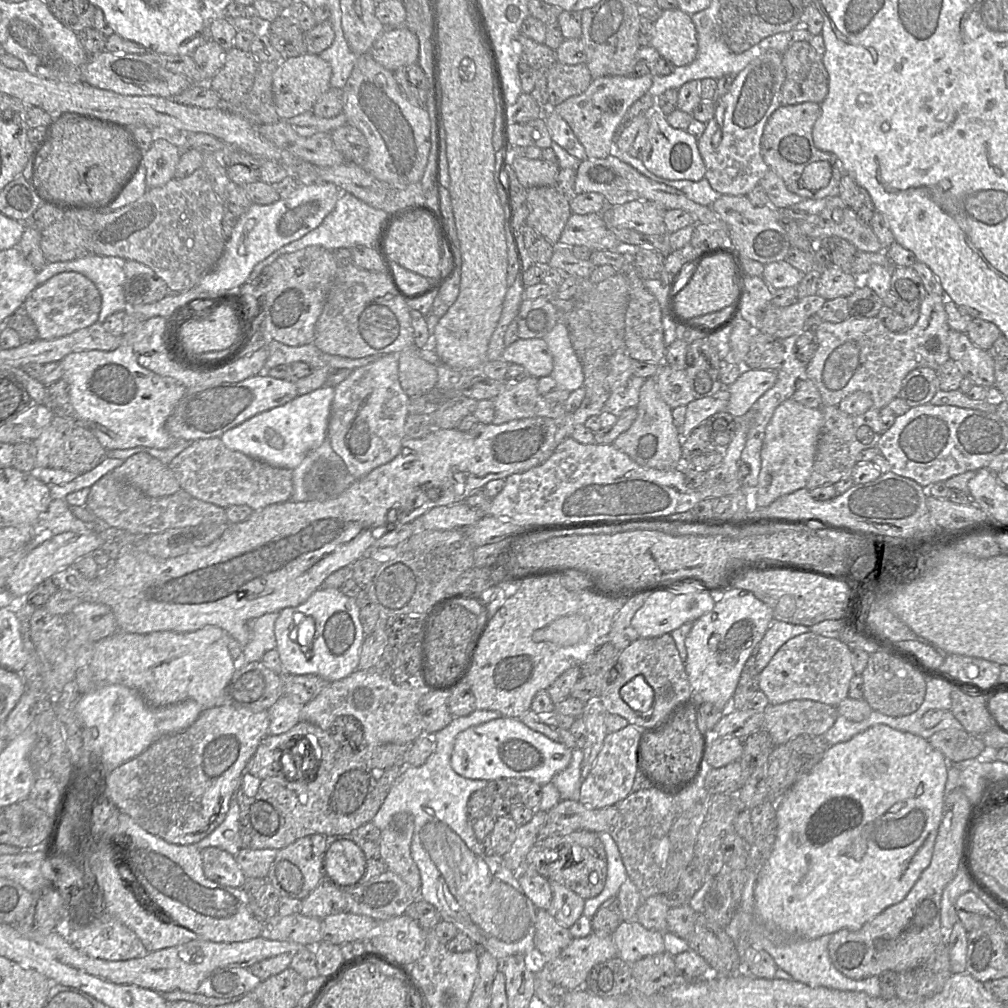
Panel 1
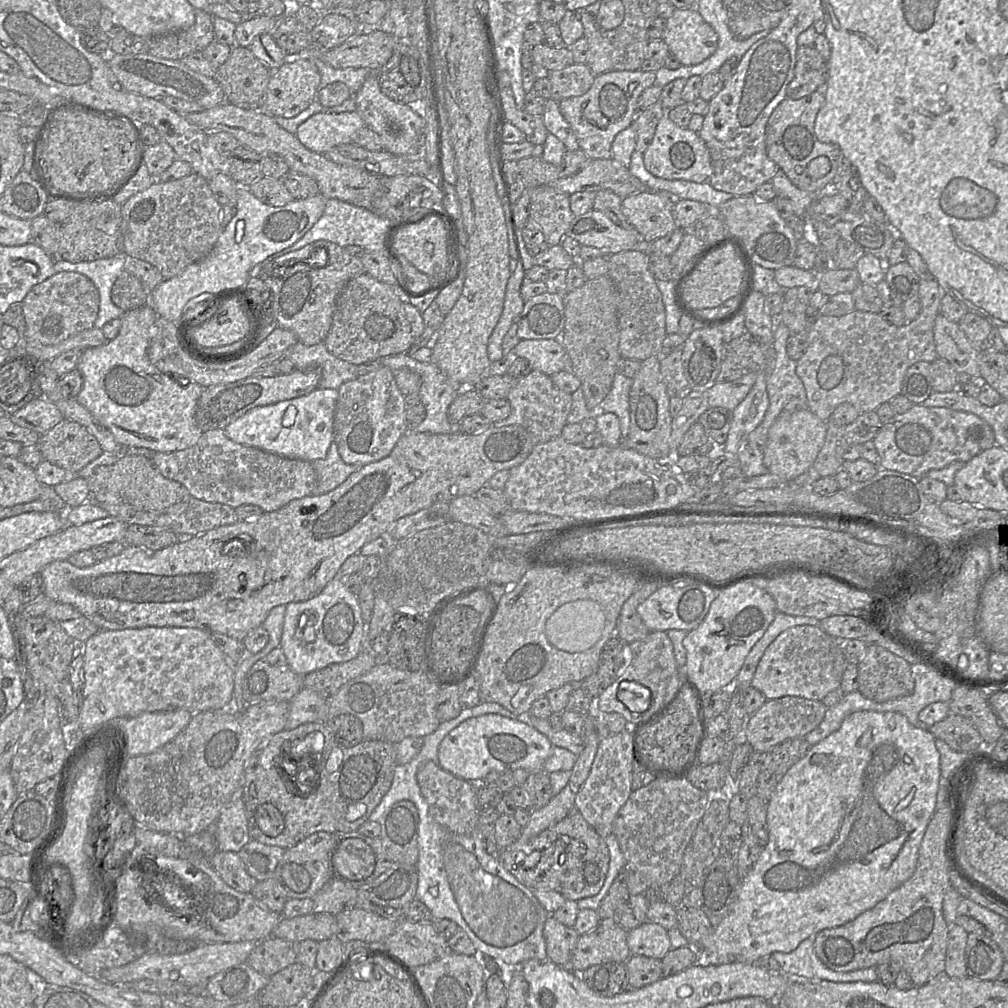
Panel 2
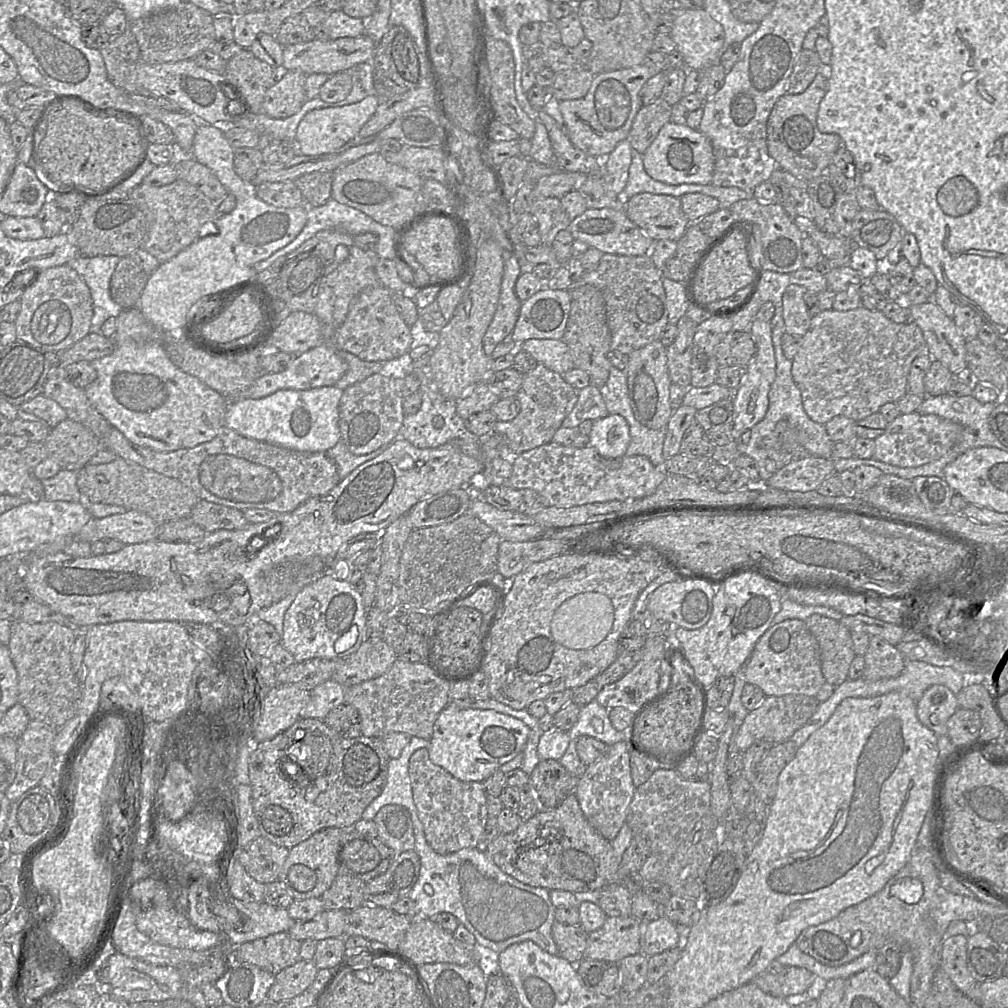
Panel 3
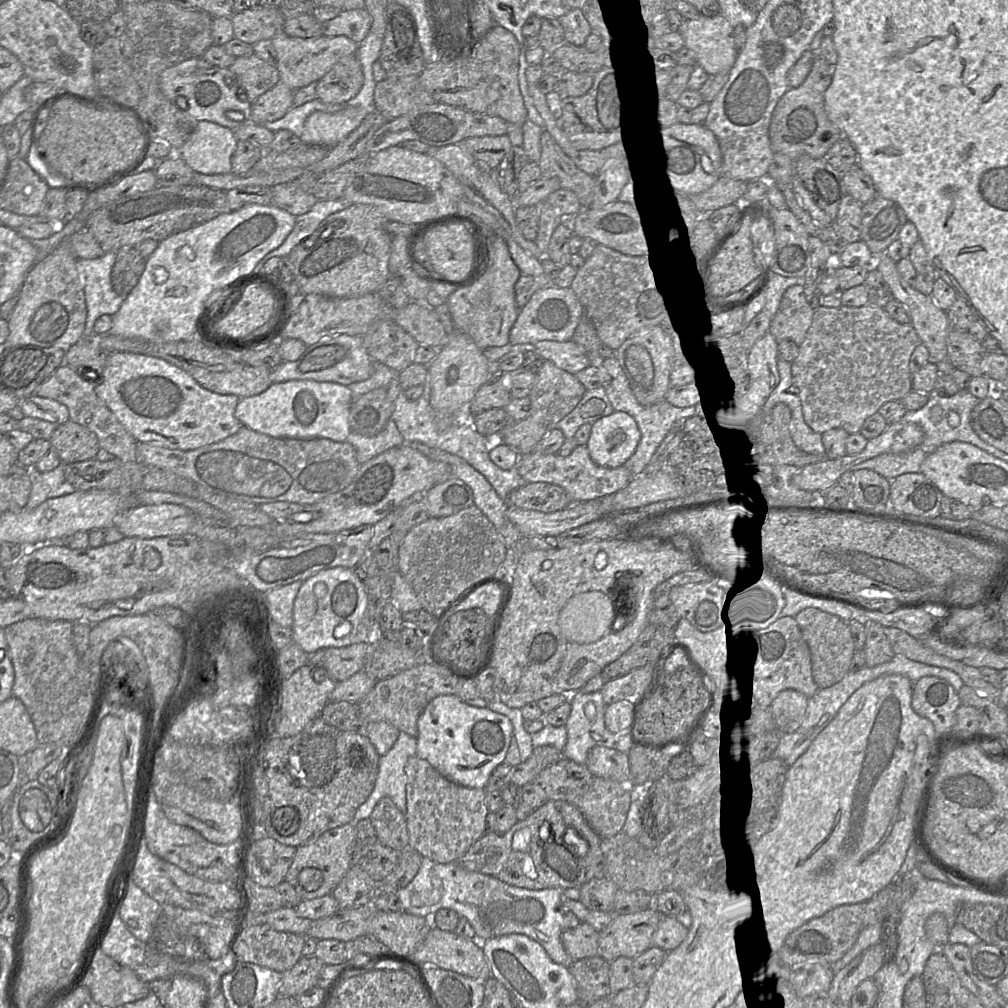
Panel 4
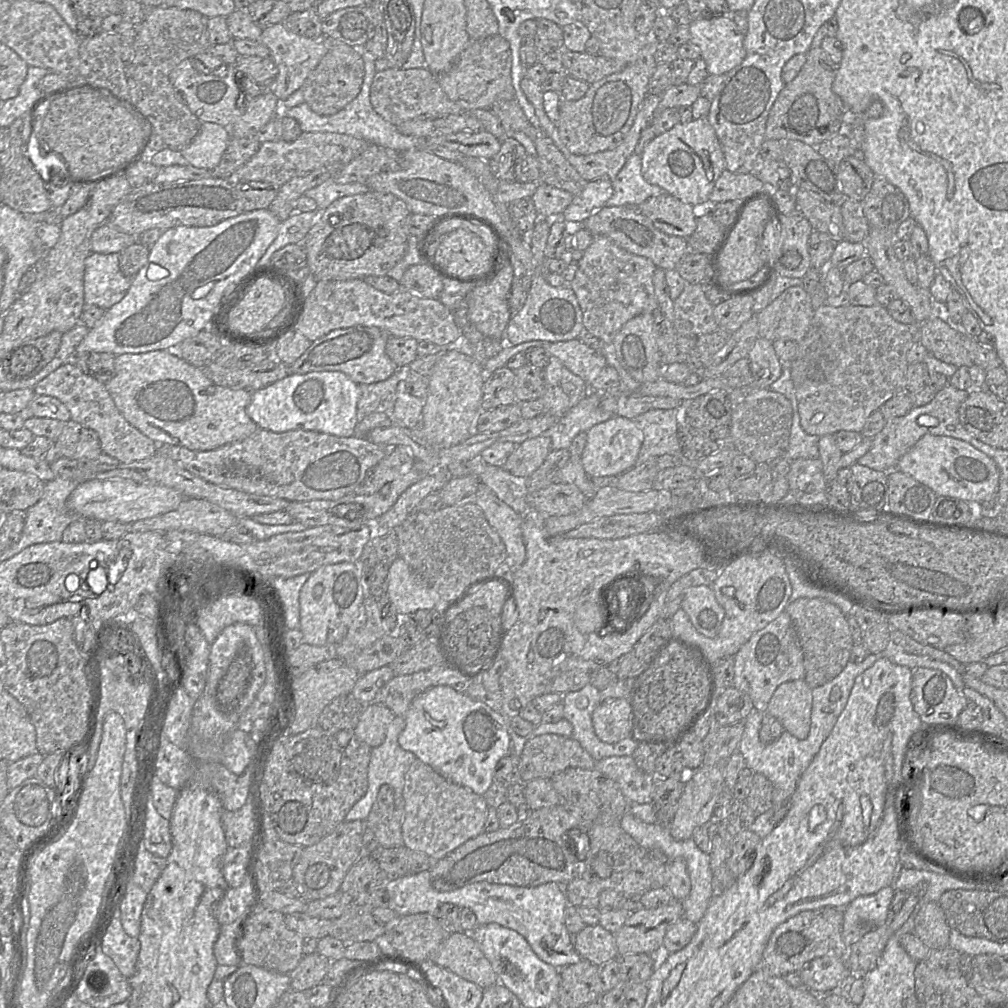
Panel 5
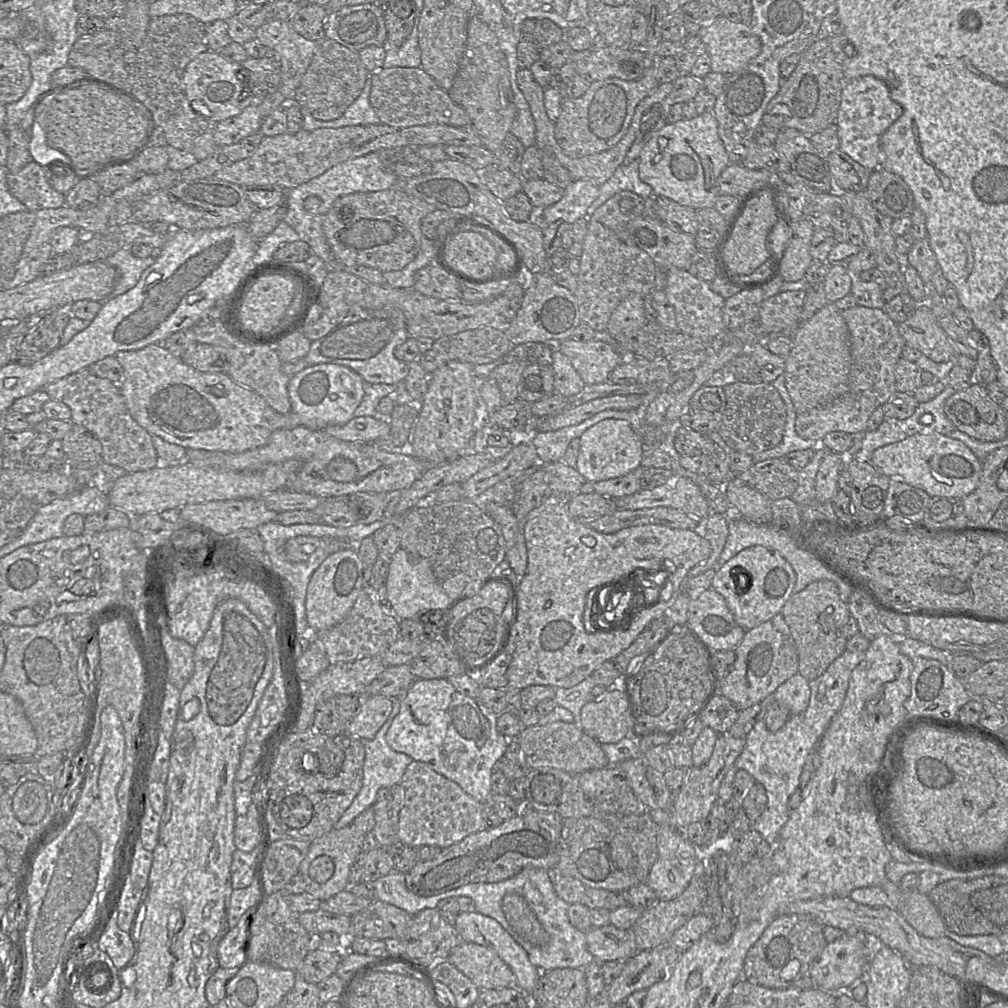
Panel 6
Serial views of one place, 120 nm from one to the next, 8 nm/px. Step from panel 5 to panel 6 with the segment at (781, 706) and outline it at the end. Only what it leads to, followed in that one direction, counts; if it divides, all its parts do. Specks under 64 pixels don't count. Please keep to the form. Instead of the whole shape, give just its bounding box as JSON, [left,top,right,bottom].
[773,673,810,715]

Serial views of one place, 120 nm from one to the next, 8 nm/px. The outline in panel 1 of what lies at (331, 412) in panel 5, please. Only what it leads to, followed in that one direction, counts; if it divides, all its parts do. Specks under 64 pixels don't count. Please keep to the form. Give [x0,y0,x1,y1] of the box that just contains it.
[220,386,335,470]

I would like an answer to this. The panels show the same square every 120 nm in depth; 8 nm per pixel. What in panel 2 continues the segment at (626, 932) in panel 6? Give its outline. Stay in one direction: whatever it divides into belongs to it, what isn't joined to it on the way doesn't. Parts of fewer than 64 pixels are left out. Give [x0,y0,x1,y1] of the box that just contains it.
[543,915,580,967]

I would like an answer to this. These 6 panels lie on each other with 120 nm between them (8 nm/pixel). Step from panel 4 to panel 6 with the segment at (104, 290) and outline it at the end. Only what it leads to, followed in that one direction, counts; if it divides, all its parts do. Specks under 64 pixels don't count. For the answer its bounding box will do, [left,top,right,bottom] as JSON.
[105,247,159,297]

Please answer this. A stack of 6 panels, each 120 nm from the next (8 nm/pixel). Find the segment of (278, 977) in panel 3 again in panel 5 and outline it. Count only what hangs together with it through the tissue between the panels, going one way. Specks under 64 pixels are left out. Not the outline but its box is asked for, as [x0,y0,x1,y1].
[289,953,331,991]

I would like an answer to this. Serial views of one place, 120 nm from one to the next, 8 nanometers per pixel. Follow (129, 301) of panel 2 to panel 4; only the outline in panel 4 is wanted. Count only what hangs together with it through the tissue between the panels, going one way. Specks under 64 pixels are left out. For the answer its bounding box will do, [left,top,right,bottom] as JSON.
[111,245,146,300]

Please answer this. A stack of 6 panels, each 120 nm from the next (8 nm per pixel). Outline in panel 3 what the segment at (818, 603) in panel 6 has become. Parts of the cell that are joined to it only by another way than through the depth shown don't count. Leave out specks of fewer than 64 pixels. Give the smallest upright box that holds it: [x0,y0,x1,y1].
[805,614,856,686]

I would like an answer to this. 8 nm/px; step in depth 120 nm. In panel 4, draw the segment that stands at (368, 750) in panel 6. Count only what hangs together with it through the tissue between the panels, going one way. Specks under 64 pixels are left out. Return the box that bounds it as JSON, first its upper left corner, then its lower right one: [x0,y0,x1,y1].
[354,731,416,822]

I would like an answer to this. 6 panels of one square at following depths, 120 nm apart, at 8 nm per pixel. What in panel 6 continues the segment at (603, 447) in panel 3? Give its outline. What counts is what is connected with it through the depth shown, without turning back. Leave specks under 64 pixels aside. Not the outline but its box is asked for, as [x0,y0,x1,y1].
[576,418,644,483]

